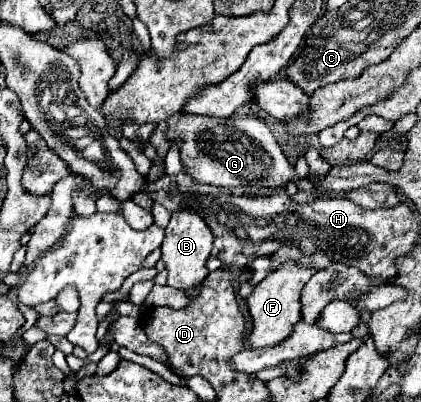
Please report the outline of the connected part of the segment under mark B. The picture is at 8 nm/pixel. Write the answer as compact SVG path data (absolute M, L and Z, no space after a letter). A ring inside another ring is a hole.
M178 209L172 213L172 219L166 227L166 239L162 243L162 261L168 269L168 285L176 289L190 289L192 285L198 285L206 279L206 259L212 251L214 233L208 229L208 223L200 219L200 213L194 213L194 209Z

